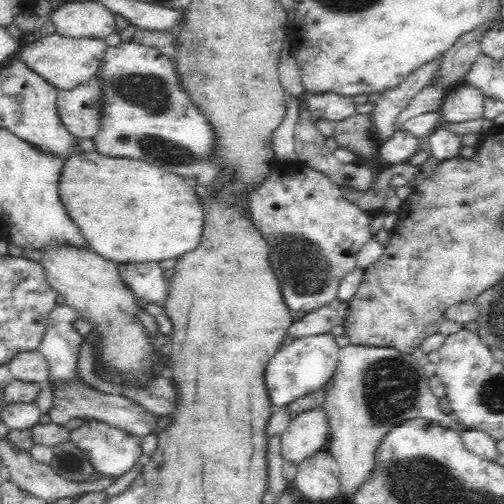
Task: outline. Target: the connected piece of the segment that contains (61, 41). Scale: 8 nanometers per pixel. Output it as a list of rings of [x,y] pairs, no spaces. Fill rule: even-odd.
[[[54,31],[46,36],[38,36],[32,42],[26,42],[18,48],[16,54],[57,89],[71,89],[90,82],[97,73],[106,48],[104,38],[75,38]]]

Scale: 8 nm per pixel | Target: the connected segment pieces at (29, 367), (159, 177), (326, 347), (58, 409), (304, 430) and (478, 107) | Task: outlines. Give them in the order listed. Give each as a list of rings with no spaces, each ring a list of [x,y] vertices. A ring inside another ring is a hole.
[[[37,349],[16,353],[7,367],[14,379],[42,384],[50,377],[47,360]]]
[[[96,151],[72,152],[65,157],[64,164],[62,165],[60,174],[58,175],[58,180],[57,191],[66,214],[76,225],[76,228],[79,230],[86,246],[94,251],[95,254],[100,254],[100,256],[103,256],[108,260],[113,260],[116,263],[159,262],[159,260],[174,258],[174,256],[182,254],[182,252],[192,250],[192,246],[196,246],[196,242],[200,240],[200,234],[202,234],[202,210],[200,210],[200,204],[196,202],[194,188],[186,186],[184,180],[182,180],[178,174],[170,174],[170,172],[166,172],[166,170],[162,170],[162,168],[156,168],[152,163],[144,162],[142,159],[133,159],[128,157],[109,157],[108,155],[103,155]]]
[[[329,332],[297,337],[290,344],[282,346],[268,362],[265,372],[266,386],[274,408],[290,407],[290,402],[324,386],[338,366],[339,350],[335,337]]]
[[[58,377],[51,383],[51,387],[52,406],[47,412],[54,423],[64,424],[72,418],[94,419],[125,430],[139,438],[150,434],[154,424],[156,424],[156,416],[148,414],[148,411],[141,408],[141,406],[126,400],[119,392],[107,393],[101,391],[94,385],[88,385],[81,378]]]
[[[320,409],[300,412],[280,434],[280,459],[288,465],[301,464],[327,445],[325,418]]]
[[[468,84],[448,91],[439,108],[441,119],[450,124],[472,122],[485,117],[485,95]]]

